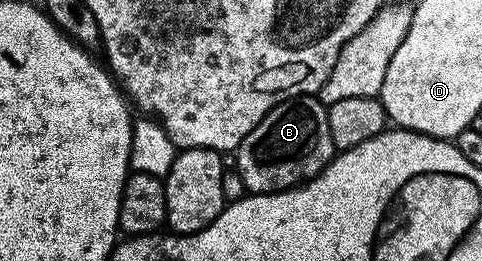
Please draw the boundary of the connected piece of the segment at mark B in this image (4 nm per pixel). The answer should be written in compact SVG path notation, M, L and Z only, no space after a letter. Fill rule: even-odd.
M317 96L290 97L278 102L238 144L236 170L251 194L279 193L296 189L318 177L336 155L332 131L328 131L328 108Z

